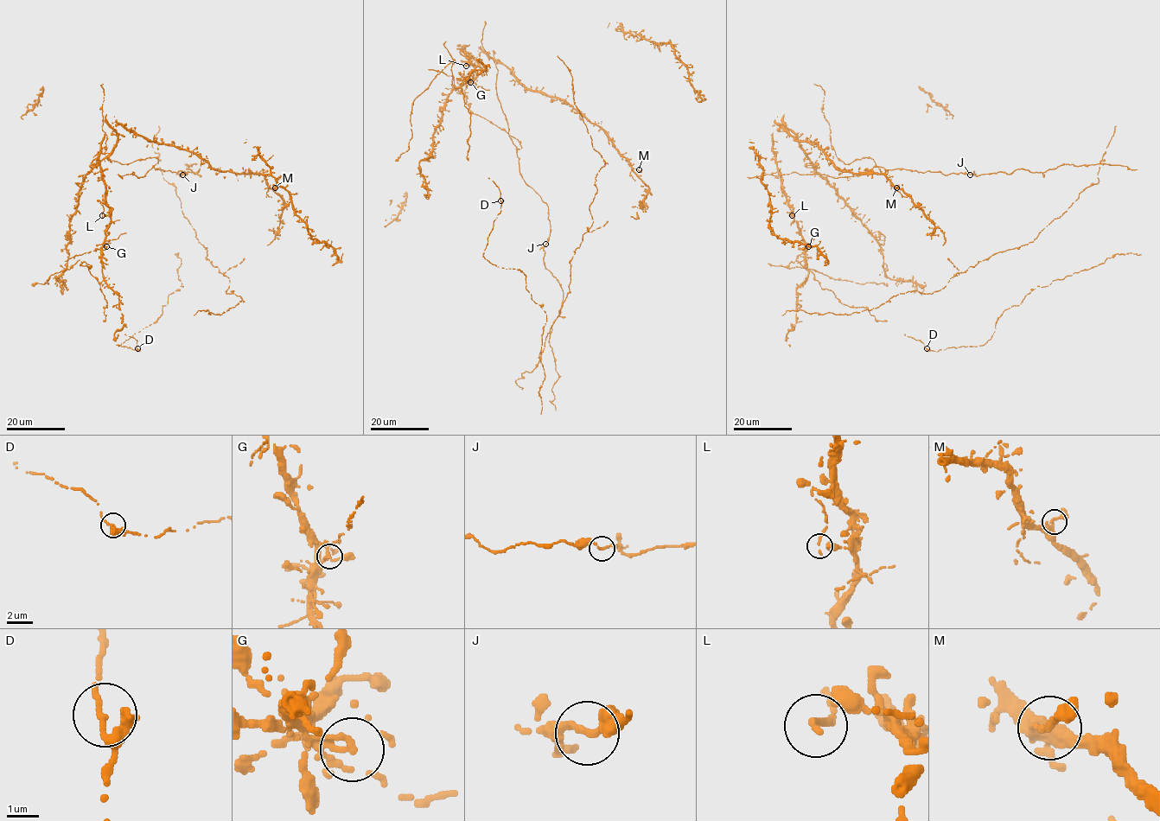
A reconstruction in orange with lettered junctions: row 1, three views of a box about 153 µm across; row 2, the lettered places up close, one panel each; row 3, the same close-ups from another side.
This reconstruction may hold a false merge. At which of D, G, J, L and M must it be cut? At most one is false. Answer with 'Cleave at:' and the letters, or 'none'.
Cleave at: G

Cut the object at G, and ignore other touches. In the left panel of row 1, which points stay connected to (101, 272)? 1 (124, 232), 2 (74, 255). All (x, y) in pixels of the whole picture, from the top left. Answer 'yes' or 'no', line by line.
1: no
2: no

